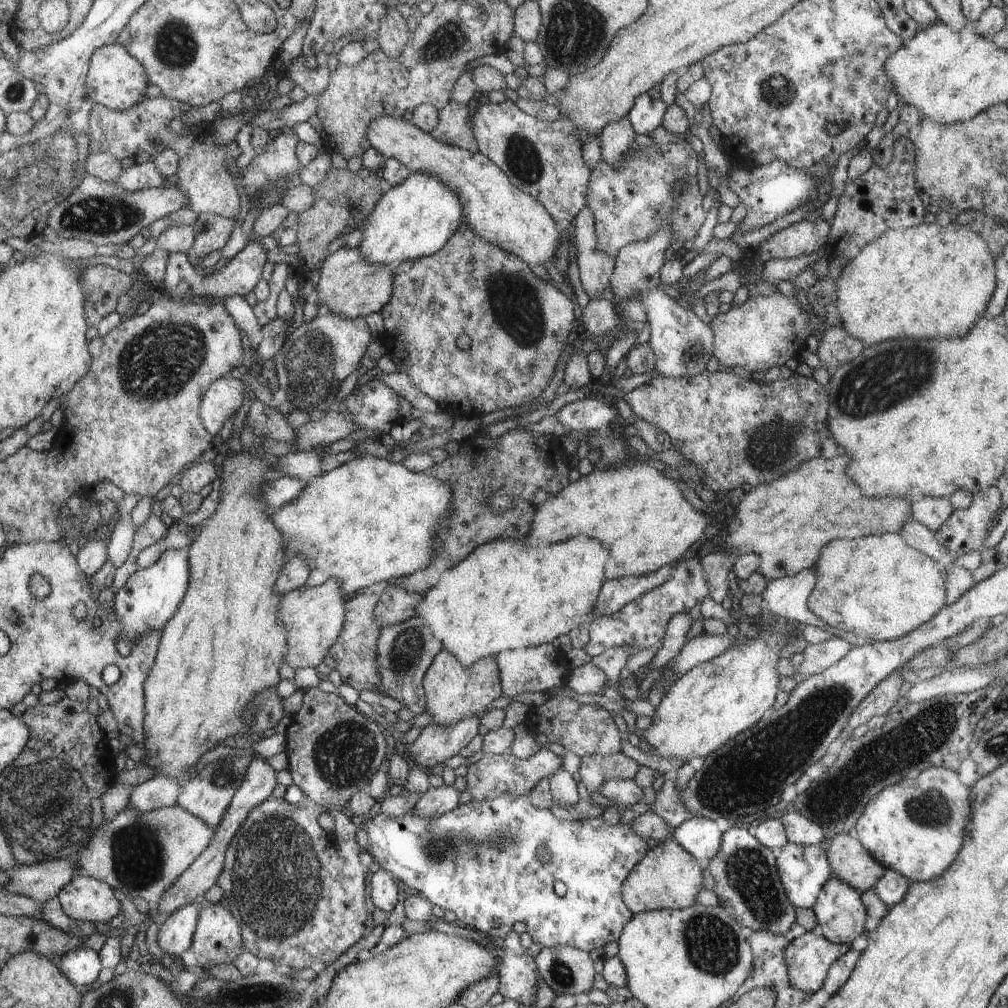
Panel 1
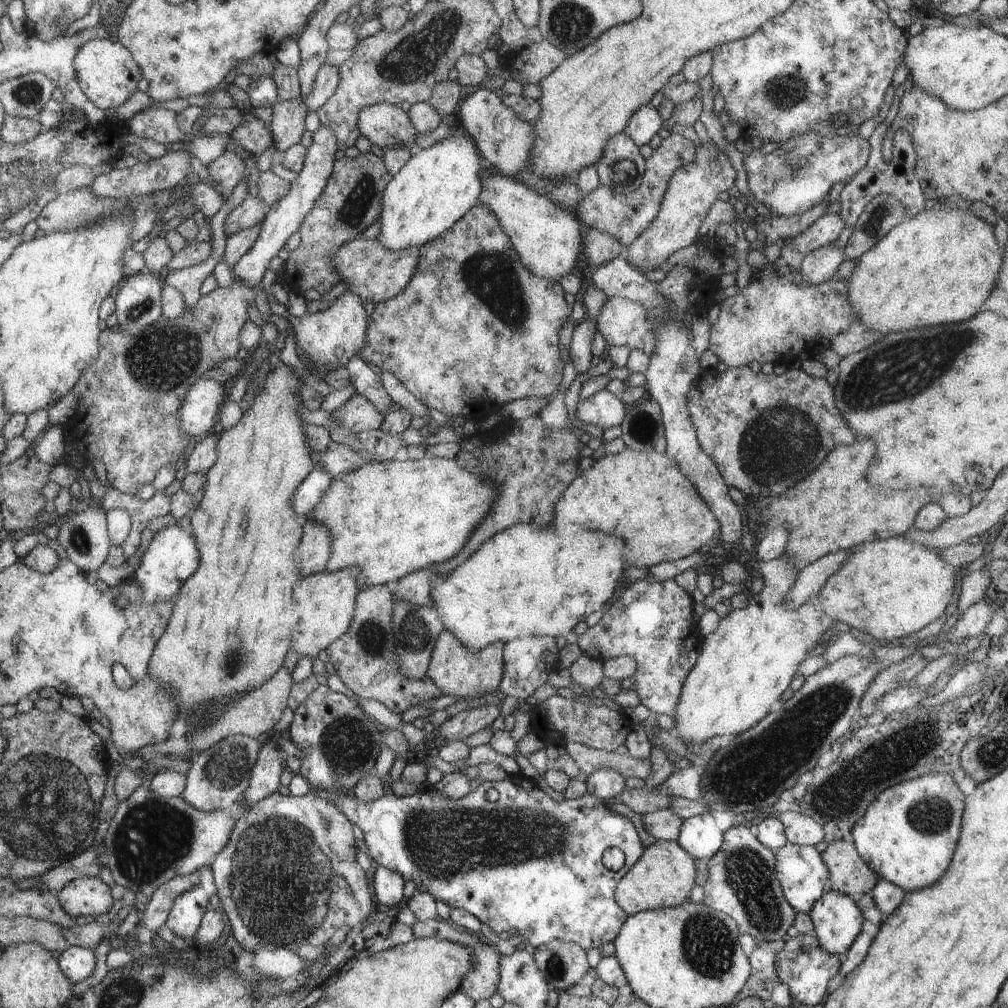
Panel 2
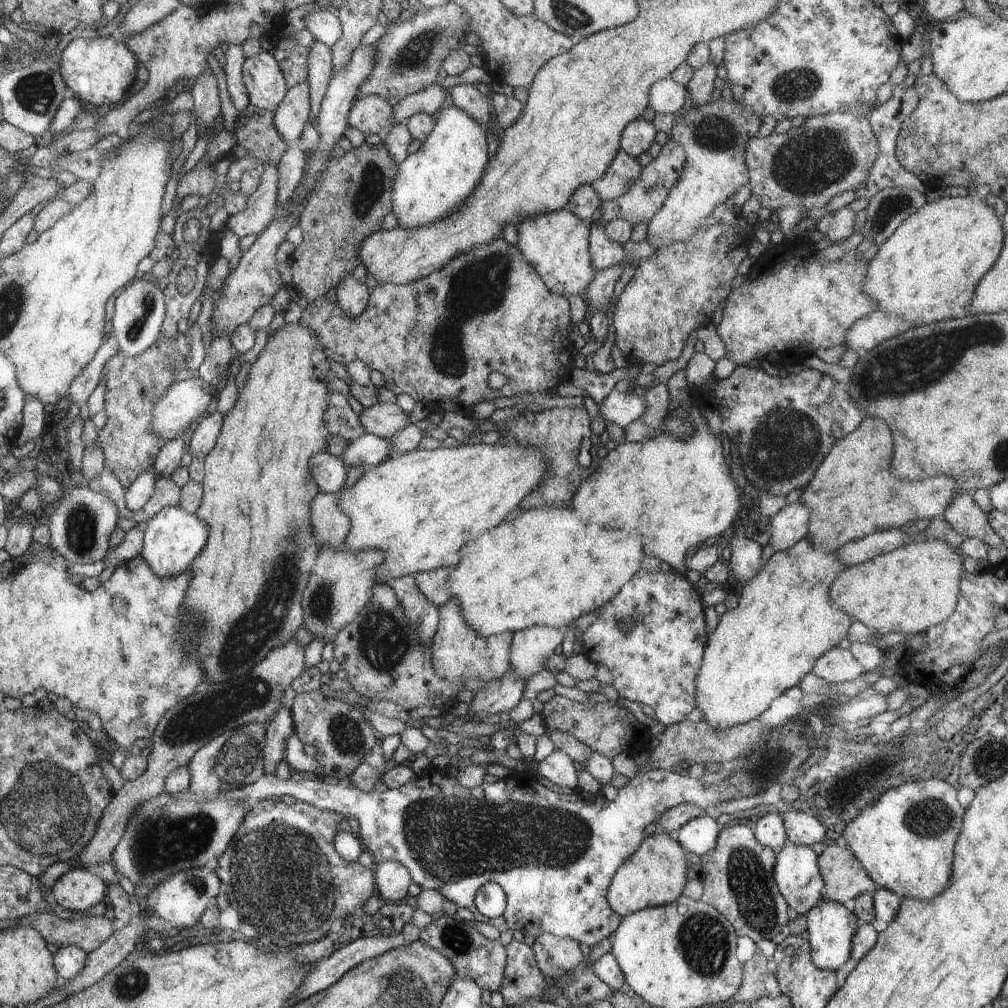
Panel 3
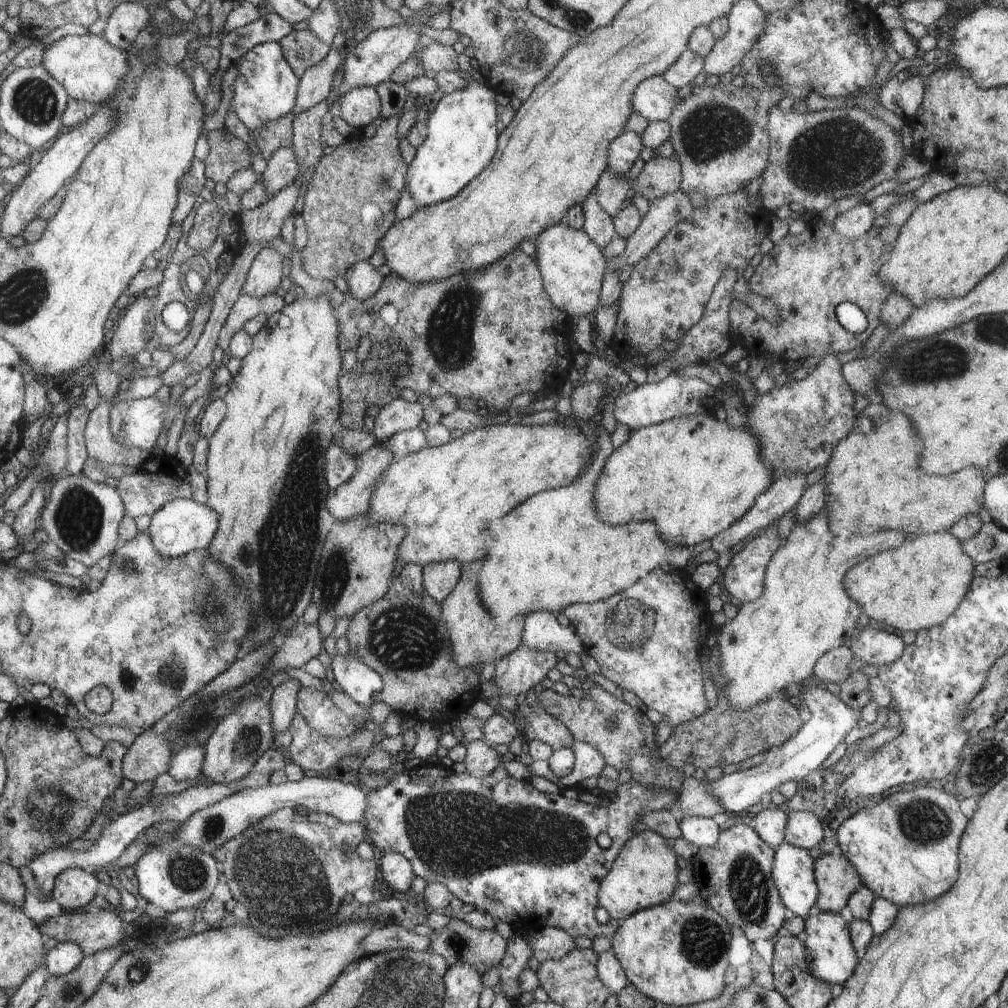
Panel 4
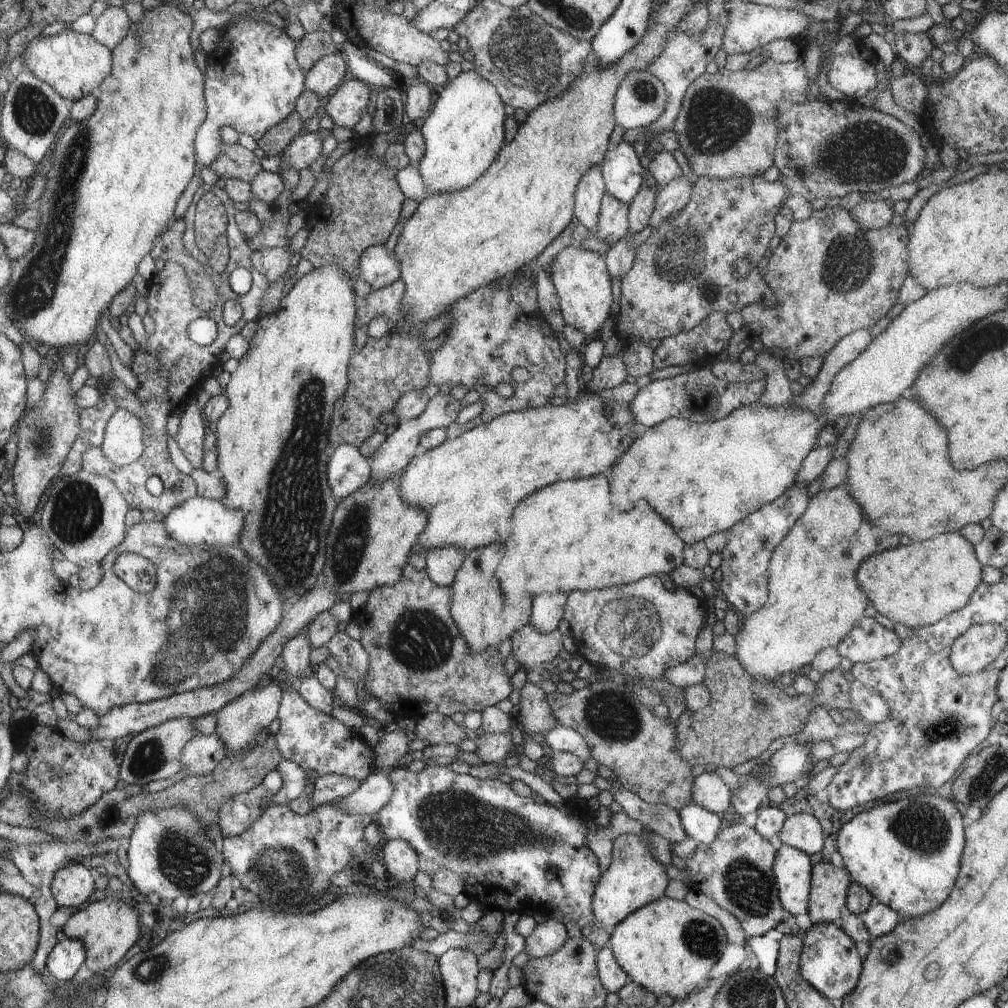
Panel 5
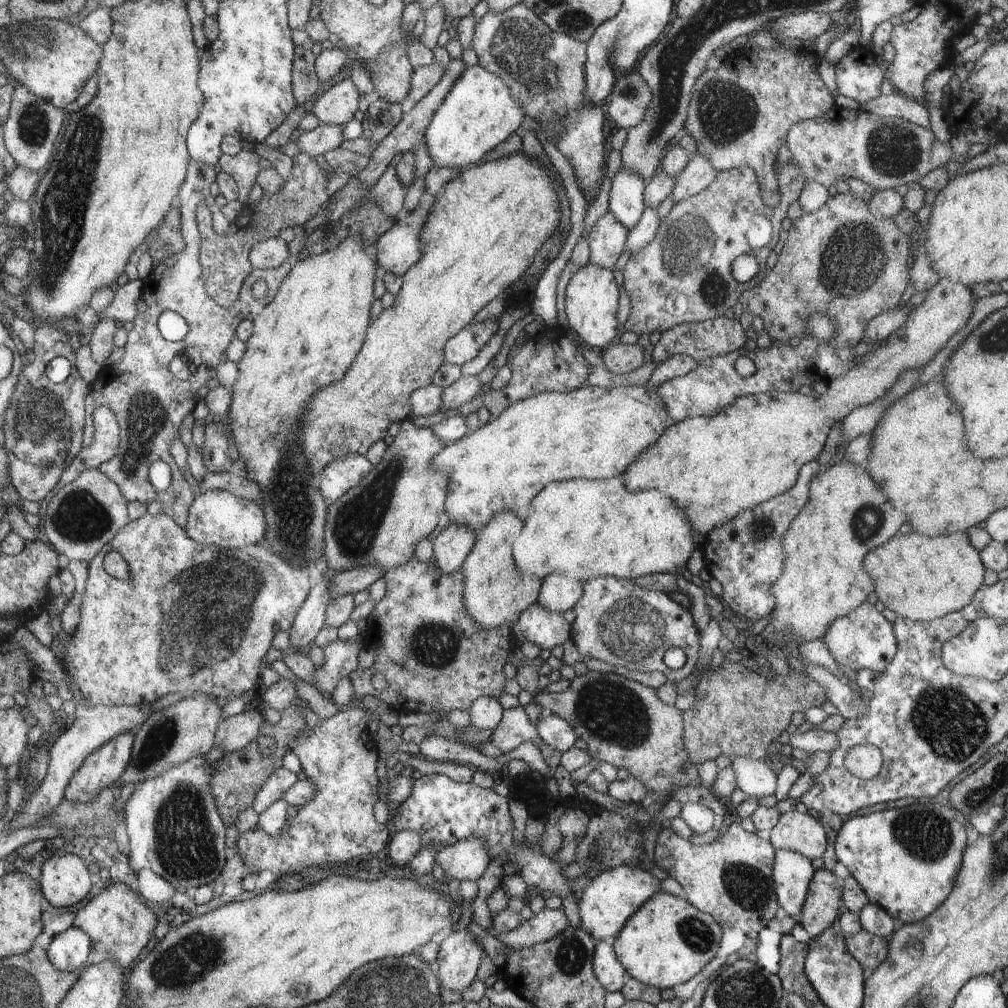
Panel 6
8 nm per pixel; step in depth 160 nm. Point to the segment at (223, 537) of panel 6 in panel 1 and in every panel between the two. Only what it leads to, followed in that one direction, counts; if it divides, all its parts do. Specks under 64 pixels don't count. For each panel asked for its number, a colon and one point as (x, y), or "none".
1: (151, 597)
2: (173, 556)
3: (173, 539)
4: (182, 525)
5: (198, 520)

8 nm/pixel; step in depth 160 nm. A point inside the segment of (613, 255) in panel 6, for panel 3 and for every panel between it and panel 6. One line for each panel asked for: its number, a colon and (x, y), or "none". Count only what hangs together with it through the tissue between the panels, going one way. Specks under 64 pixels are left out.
3: (624, 171)
4: (612, 190)
5: (614, 217)

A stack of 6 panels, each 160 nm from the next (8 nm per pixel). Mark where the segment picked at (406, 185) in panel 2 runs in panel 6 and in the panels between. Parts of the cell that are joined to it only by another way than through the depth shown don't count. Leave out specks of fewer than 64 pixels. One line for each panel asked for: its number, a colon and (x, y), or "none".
3: (437, 179)
4: (462, 137)
5: (464, 133)
6: (479, 112)

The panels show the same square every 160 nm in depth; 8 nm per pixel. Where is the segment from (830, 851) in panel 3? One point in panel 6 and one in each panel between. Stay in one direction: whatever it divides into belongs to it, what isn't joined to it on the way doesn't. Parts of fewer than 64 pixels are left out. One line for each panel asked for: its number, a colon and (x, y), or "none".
4: (836, 878)
5: (829, 884)
6: (819, 911)

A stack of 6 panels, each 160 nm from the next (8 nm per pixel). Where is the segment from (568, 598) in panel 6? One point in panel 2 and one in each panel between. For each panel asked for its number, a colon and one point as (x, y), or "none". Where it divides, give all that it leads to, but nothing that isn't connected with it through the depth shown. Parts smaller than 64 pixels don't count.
2: (528, 660)
3: (530, 649)
4: (542, 632)
5: (547, 608)

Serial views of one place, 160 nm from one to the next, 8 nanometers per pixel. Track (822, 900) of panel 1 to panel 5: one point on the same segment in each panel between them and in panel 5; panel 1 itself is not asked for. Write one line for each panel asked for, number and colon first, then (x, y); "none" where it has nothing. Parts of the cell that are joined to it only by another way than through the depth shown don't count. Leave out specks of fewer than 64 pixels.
2: (837, 919)
3: (830, 925)
4: (830, 956)
5: (830, 962)

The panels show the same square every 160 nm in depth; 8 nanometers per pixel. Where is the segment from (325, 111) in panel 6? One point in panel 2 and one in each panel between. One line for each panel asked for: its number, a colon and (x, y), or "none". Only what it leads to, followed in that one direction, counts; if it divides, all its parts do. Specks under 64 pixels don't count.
2: (388, 126)
3: (372, 114)
4: (360, 107)
5: (349, 103)

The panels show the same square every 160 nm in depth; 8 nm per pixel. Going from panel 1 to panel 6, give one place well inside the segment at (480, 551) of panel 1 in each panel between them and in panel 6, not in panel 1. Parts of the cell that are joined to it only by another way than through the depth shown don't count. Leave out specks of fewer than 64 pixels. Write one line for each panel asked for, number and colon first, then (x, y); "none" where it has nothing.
2: (524, 581)
3: (546, 568)
4: (553, 544)
5: (563, 538)
6: (584, 529)

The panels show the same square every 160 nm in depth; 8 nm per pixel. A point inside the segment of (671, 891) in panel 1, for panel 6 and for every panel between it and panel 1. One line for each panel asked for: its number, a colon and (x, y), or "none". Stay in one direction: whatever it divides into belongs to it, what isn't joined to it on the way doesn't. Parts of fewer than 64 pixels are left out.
2: (664, 876)
3: (655, 875)
4: (645, 874)
5: (635, 878)
6: (612, 898)

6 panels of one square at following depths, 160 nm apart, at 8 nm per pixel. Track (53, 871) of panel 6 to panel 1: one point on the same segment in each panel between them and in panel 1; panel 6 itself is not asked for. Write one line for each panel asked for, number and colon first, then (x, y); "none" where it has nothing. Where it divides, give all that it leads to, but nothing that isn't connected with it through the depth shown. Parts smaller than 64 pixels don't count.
1: (84, 898)
2: (89, 896)
3: (77, 889)
4: (74, 887)
5: (73, 884)

